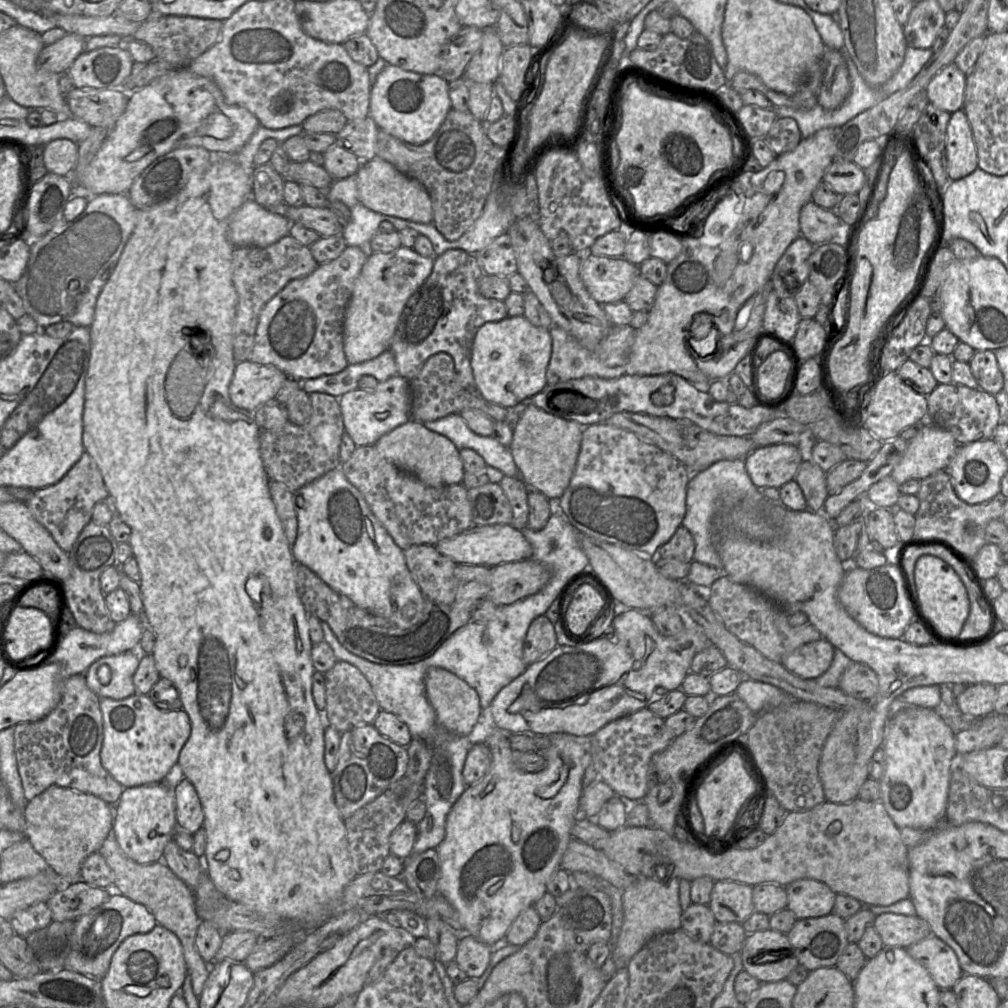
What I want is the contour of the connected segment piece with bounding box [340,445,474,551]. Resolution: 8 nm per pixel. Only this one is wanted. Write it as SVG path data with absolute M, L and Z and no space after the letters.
M374 445L356 447L351 457L340 465L347 480L359 490L370 510L402 550L416 545L436 546L474 526L467 489L460 484L433 488L421 483L386 460Z

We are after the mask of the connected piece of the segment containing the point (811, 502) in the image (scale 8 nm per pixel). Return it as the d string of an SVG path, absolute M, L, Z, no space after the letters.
M804 459L794 477L807 502L807 510L822 512L823 505L830 495L826 484L826 473L810 459Z

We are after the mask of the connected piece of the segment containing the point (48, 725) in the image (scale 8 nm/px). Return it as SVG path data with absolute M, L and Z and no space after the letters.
M82 674L61 680L60 701L42 720L14 726L18 772L27 802L52 785L92 794L108 804L118 803L124 787L101 764L104 739L99 697L89 689Z

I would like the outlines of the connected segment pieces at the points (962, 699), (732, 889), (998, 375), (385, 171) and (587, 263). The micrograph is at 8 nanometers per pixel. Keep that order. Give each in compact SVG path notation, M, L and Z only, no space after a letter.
M990 683L968 685L956 699L960 712L972 718L983 718L994 713L997 686Z
M714 881L709 907L717 922L743 923L755 911L752 887L737 881Z
M975 351L968 364L979 389L992 395L1001 392L1004 379L993 351Z
M374 157L360 166L357 190L360 202L372 211L423 224L433 223L432 202L425 186L382 158Z
M582 255L580 275L599 304L623 301L639 276L639 267L624 257Z

